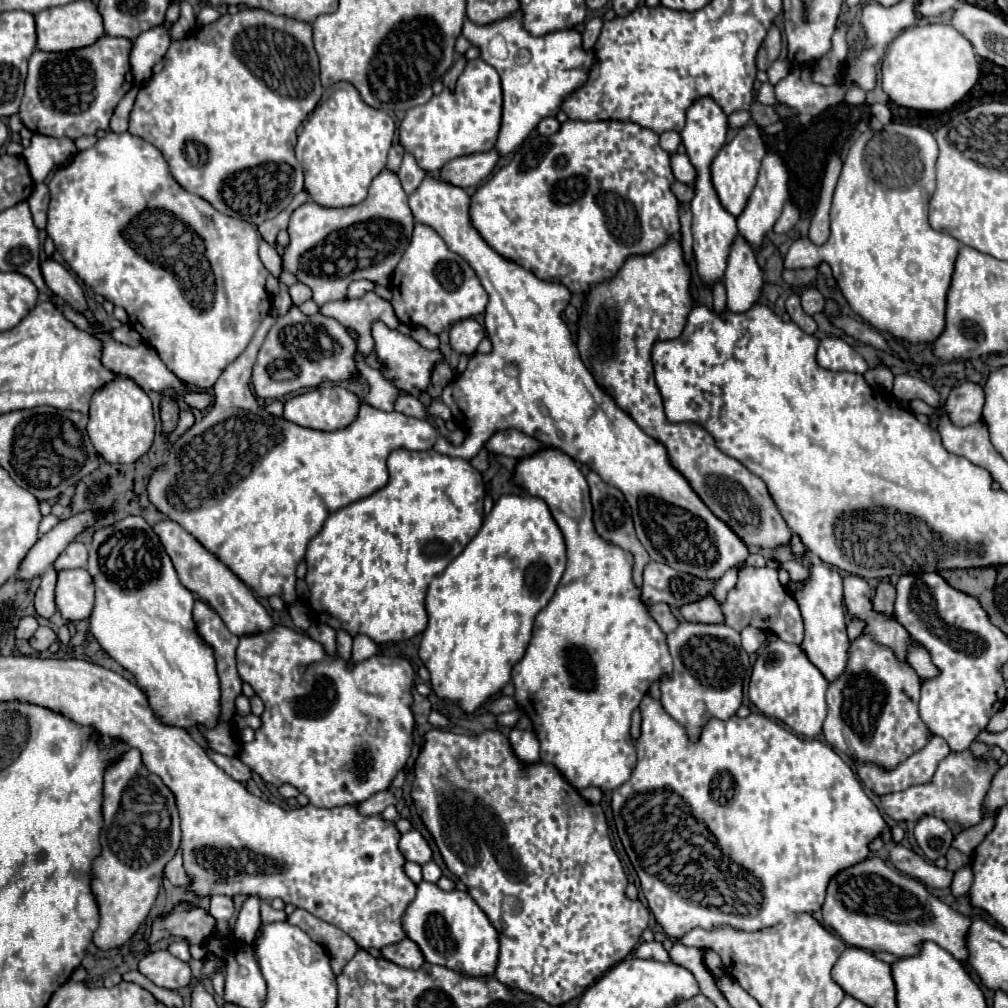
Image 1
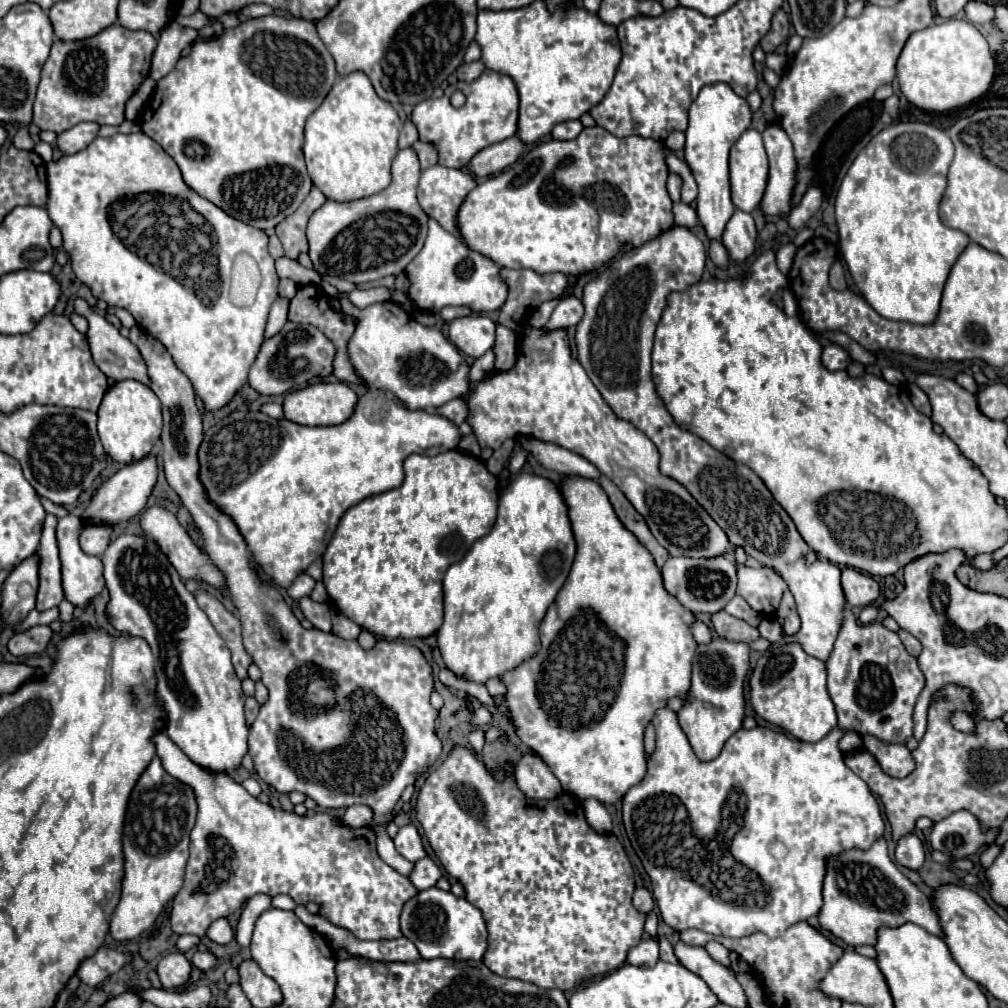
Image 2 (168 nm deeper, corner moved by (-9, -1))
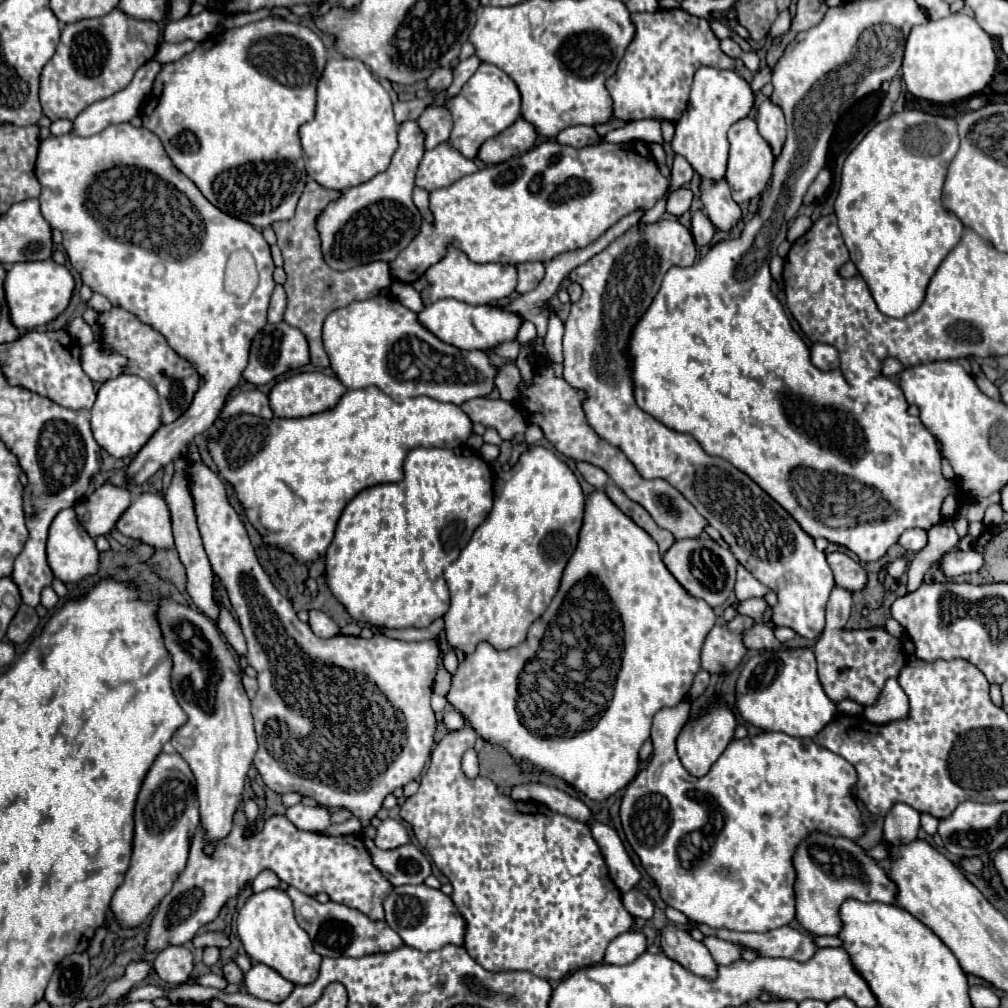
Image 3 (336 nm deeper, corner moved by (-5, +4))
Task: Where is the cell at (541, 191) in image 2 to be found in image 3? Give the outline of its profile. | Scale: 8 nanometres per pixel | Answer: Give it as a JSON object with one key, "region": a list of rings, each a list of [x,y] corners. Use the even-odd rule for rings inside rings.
{"region":[[[545,140],[521,156],[509,158],[495,166],[487,166],[447,188],[429,192],[435,224],[423,222],[421,234],[417,234],[417,238],[389,264],[391,276],[405,284],[415,282],[433,262],[445,254],[447,244],[457,246],[477,264],[499,262],[517,266],[521,262],[549,262],[559,254],[587,248],[623,216],[635,210],[645,212],[653,208],[665,196],[667,186],[669,180],[659,172],[649,146],[641,140],[633,140],[629,144],[599,140],[597,144],[583,148]]]}

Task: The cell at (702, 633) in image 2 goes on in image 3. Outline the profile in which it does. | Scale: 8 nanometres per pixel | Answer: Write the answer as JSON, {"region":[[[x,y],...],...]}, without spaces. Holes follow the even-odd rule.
{"region":[[[735,616],[731,622],[727,622],[727,626],[713,626],[701,648],[701,668],[707,670],[709,674],[719,674],[721,670],[731,672],[745,654],[745,646],[741,642],[741,632],[747,630],[749,626],[753,626],[753,618],[749,618],[749,616]]]}

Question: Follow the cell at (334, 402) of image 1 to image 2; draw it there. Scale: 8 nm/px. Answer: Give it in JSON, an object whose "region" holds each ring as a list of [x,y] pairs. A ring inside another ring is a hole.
{"region":[[[321,381],[291,391],[283,401],[283,413],[299,425],[341,425],[351,417],[355,403],[357,395],[347,383]]]}

